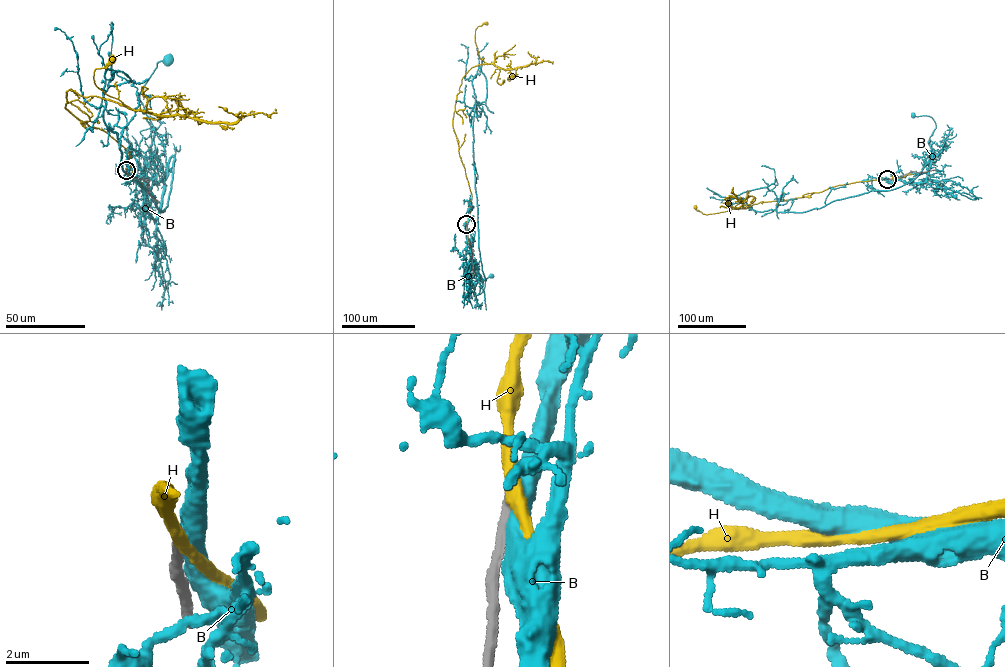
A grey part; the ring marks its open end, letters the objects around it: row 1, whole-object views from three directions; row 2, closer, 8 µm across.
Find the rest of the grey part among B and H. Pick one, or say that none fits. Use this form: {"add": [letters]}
{"add": []}

